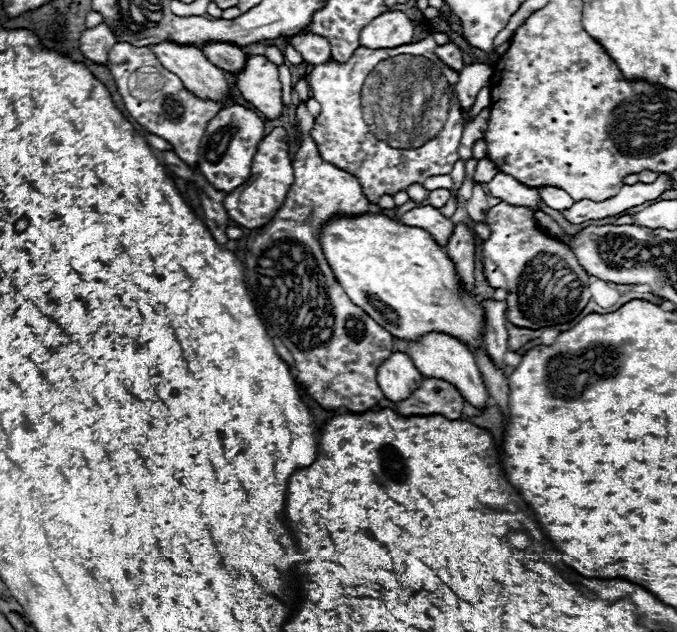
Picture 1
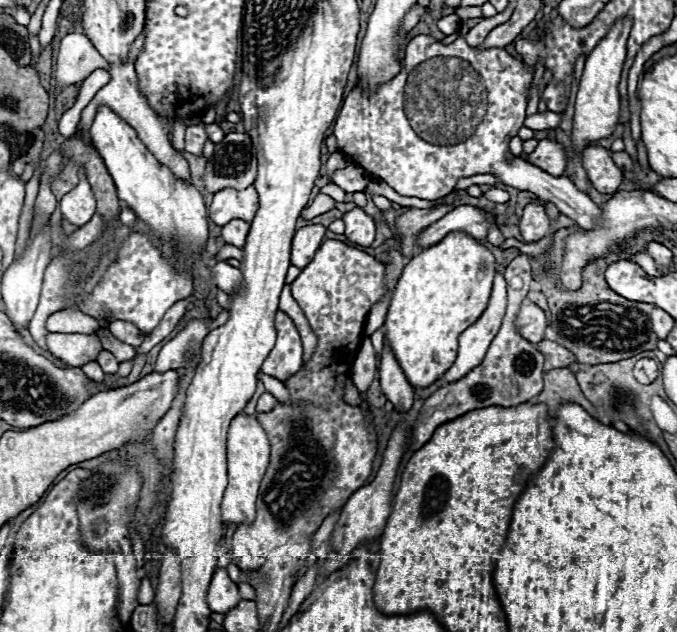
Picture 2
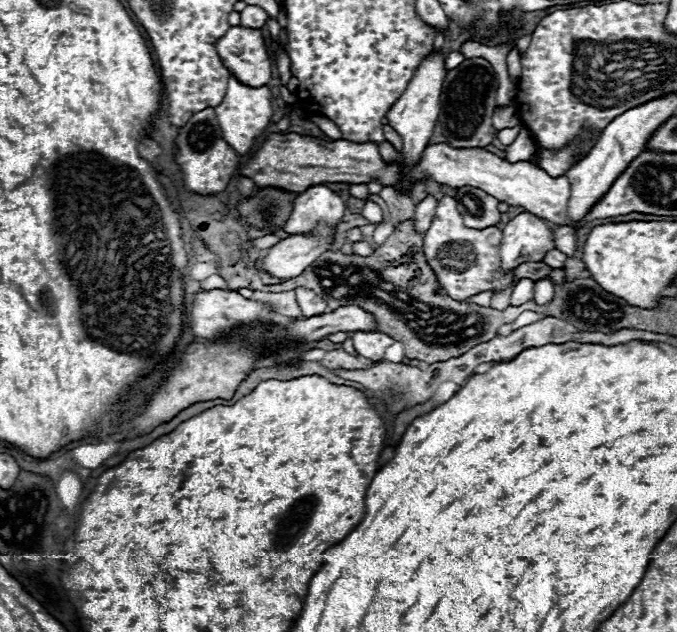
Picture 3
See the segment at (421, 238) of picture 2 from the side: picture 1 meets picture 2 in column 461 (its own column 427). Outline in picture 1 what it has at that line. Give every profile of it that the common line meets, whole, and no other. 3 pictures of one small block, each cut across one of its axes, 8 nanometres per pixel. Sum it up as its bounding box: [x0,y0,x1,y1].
[400,206,452,246]

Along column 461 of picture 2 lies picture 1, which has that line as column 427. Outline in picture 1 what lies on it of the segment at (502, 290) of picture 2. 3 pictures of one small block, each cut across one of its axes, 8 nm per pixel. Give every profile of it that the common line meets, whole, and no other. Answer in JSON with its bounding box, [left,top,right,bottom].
[408,332,488,408]

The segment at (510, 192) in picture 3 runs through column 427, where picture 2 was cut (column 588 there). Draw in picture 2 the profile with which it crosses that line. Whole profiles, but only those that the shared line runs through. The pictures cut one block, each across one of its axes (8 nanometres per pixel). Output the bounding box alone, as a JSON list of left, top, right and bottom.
[582,146,622,194]

